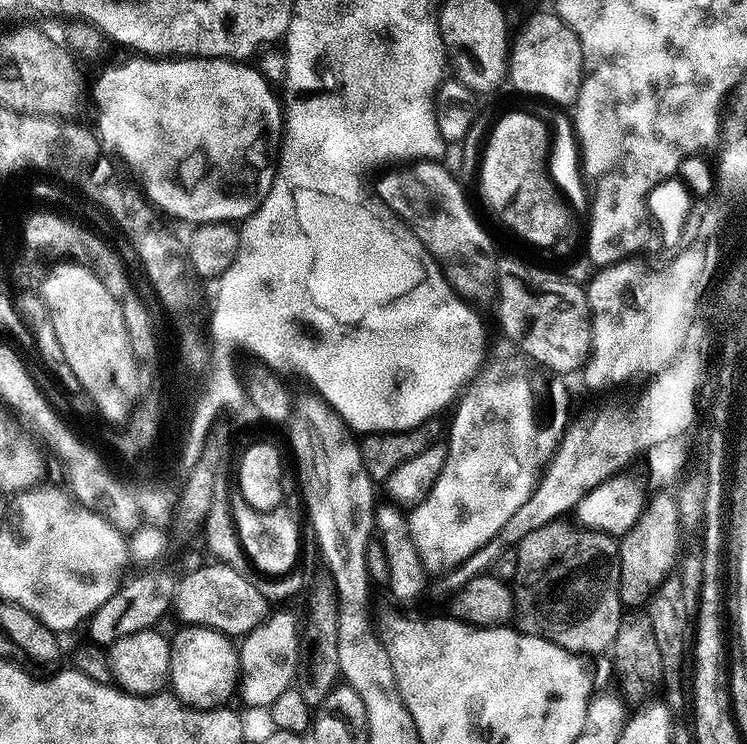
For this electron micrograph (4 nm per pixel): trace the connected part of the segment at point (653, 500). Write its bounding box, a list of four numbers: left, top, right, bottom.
[619,493,682,608]

